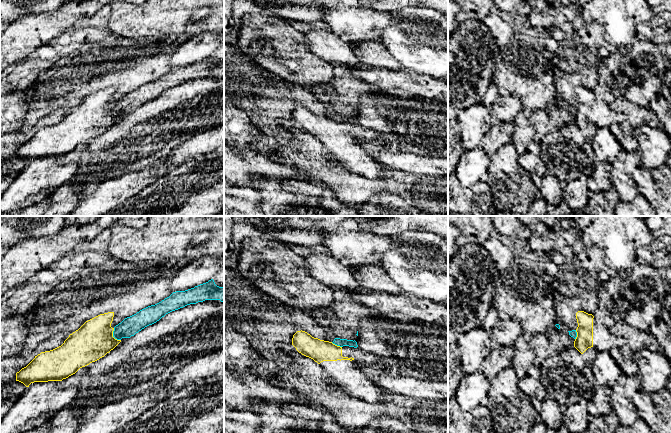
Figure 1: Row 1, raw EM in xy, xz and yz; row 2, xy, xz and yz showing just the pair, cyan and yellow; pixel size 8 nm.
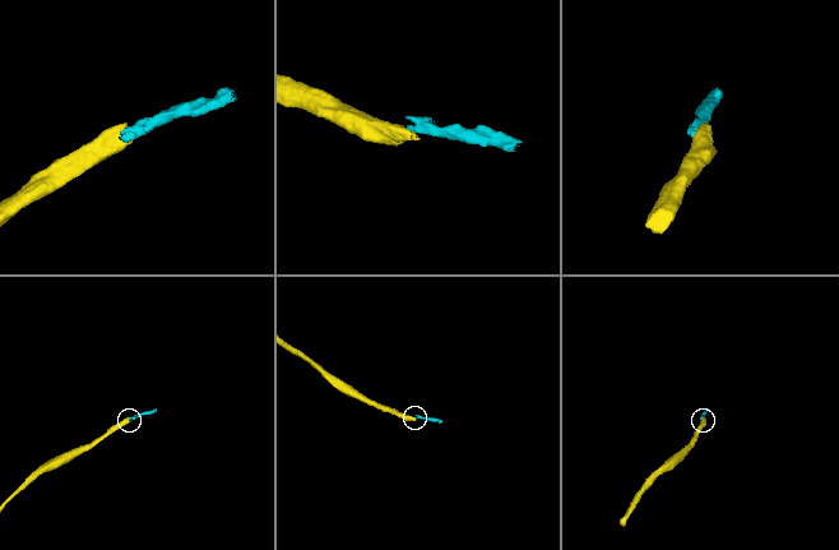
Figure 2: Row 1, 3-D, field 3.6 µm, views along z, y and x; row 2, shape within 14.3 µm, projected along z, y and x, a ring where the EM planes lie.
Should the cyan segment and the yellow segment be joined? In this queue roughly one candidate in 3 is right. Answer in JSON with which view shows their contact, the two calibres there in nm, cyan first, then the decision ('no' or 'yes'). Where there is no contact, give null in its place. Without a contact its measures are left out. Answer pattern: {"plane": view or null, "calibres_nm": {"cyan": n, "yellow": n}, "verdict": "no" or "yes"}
{"plane": "xy", "calibres_nm": {"cyan": 150, "yellow": 300}, "verdict": "no"}

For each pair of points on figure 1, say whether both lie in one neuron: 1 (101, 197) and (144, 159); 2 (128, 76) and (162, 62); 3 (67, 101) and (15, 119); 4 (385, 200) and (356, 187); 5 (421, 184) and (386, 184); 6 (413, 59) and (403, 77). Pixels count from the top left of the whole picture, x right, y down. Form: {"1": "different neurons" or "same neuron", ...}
{"1": "different neurons", "2": "same neuron", "3": "different neurons", "4": "different neurons", "5": "same neuron", "6": "different neurons"}

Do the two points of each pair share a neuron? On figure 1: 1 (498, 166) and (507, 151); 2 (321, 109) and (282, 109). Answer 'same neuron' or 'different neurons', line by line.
1: same neuron
2: same neuron

